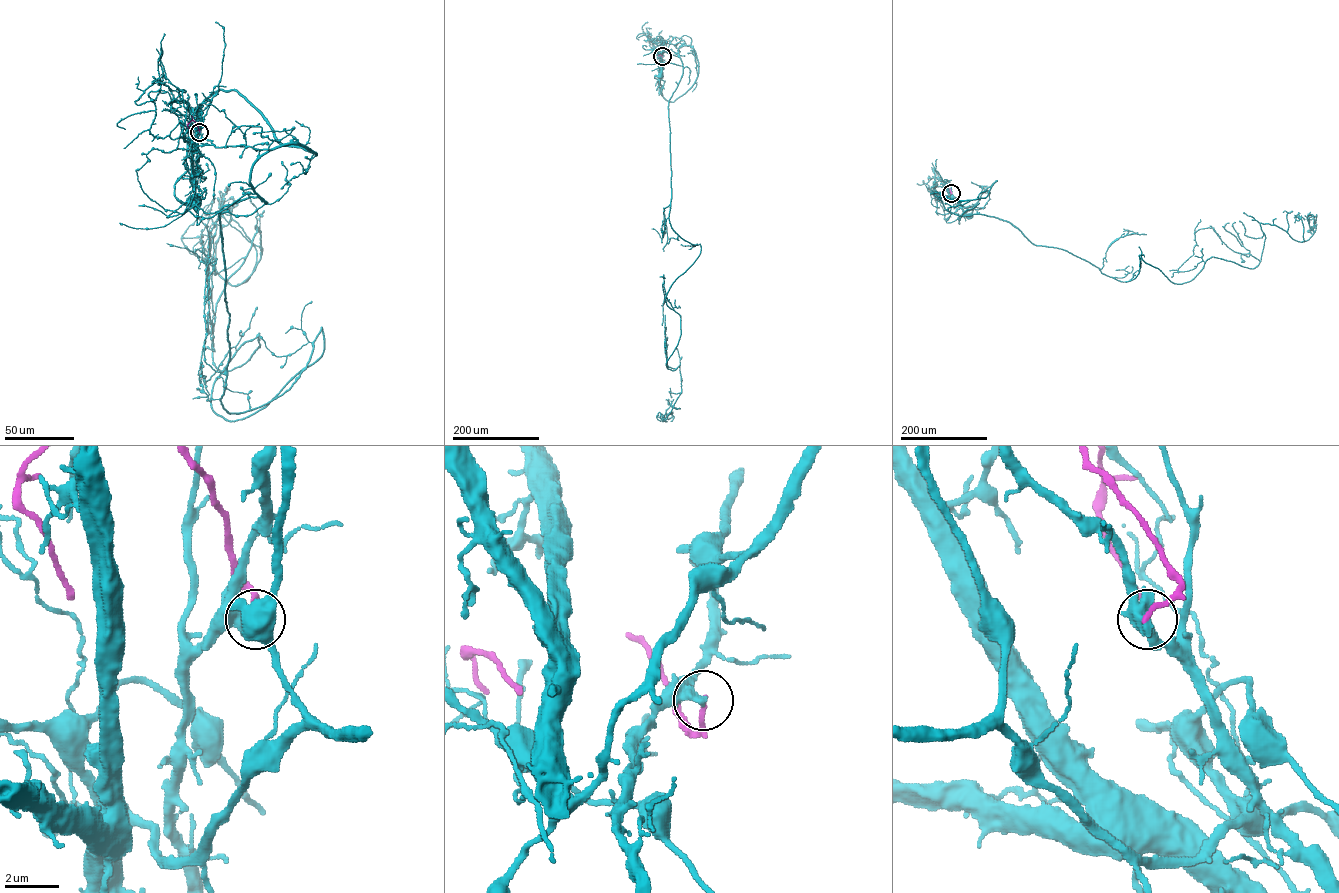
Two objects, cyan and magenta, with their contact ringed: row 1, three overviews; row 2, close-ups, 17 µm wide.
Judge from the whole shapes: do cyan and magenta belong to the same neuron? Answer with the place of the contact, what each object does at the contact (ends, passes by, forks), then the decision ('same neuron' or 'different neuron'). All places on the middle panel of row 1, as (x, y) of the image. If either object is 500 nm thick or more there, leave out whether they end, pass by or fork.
place (662, 56); cyan ends; magenta ends; different neuron

